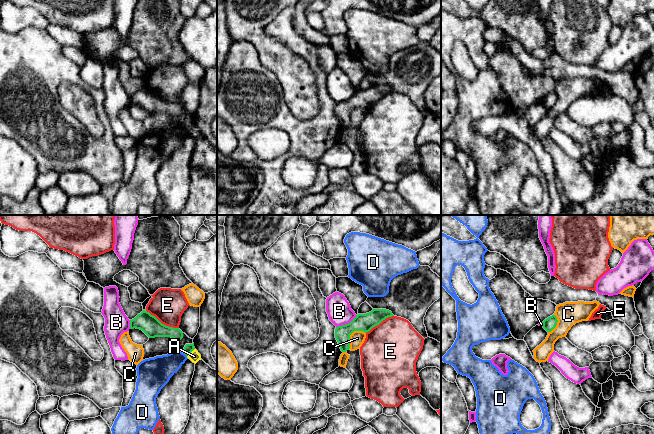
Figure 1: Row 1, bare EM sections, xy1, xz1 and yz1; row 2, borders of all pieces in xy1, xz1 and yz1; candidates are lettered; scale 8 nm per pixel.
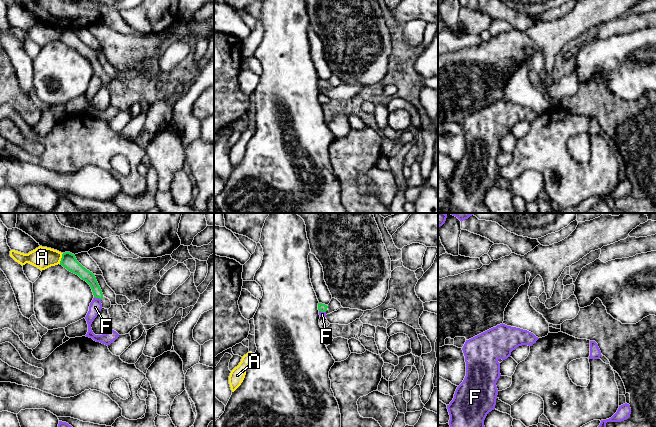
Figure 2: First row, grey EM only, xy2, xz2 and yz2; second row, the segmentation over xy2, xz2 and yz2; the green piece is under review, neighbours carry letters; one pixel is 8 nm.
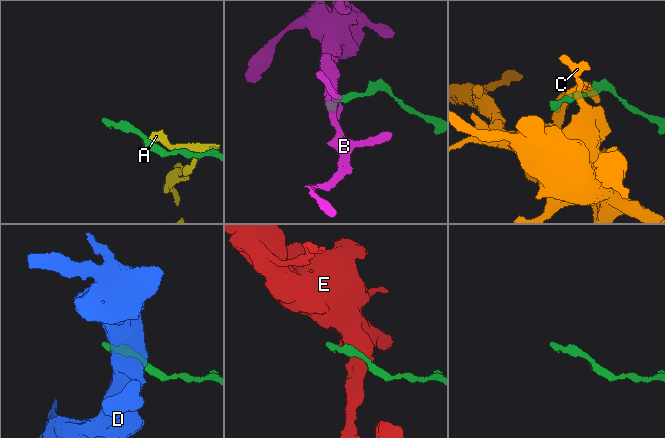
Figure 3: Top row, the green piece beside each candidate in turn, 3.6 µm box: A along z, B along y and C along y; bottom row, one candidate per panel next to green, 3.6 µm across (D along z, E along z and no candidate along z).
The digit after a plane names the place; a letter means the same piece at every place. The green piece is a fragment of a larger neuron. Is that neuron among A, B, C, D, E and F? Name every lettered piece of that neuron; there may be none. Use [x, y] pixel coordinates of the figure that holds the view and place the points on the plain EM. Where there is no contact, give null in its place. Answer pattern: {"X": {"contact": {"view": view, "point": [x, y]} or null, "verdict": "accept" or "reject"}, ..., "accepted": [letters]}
{"A": {"contact": {"view": "xy2", "point": [61, 34]}, "verdict": "reject"}, "B": {"contact": {"view": "xz1", "point": [346, 100]}, "verdict": "reject"}, "C": {"contact": {"view": "xz1", "point": [350, 110]}, "verdict": "reject"}, "D": {"contact": {"view": "xy1", "point": [185, 130]}, "verdict": "reject"}, "E": {"contact": {"view": "xy1", "point": [161, 99]}, "verdict": "reject"}, "F": {"contact": {"view": "xy2", "point": [97, 73]}, "verdict": "reject"}, "accepted": []}

